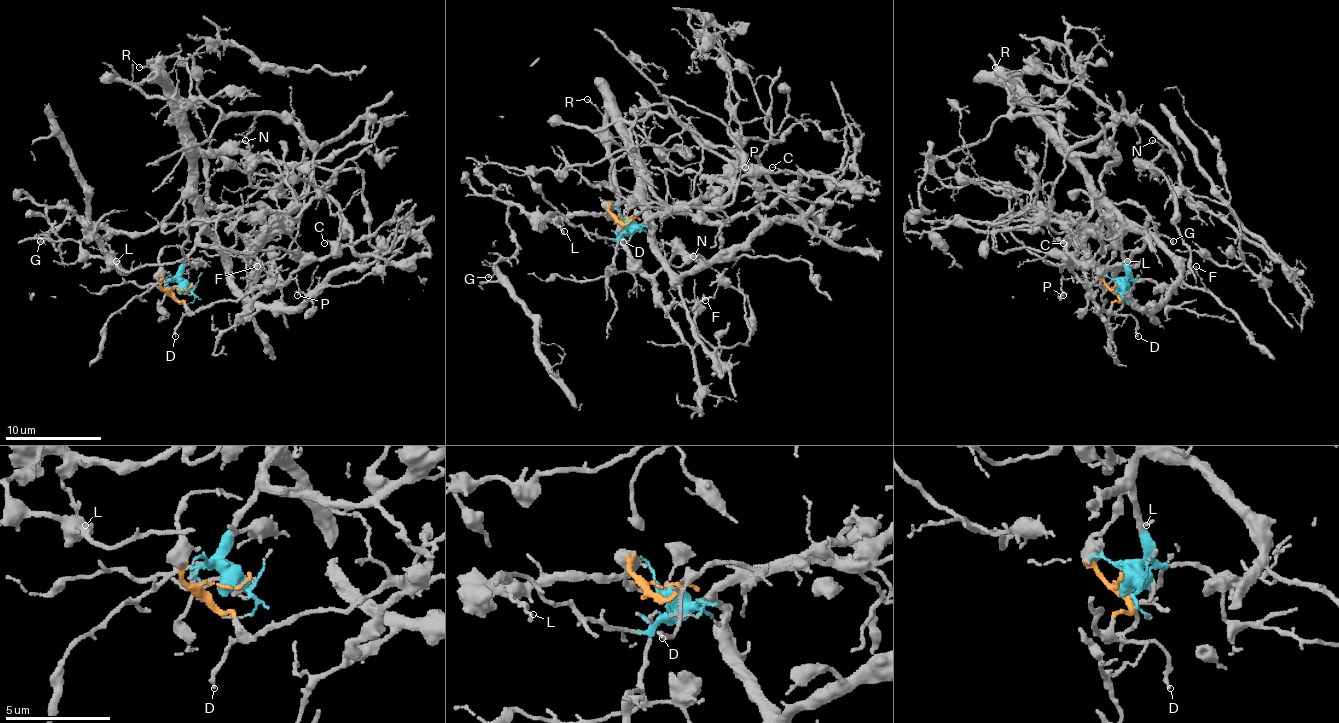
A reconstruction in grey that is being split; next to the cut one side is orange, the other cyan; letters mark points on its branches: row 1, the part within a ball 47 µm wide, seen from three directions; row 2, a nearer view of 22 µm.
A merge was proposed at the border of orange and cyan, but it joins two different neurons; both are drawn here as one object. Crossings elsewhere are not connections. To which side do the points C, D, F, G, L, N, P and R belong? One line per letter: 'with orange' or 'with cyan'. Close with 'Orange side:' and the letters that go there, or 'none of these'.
C: with orange
D: with orange
F: with cyan
G: with cyan
L: with cyan
N: with cyan
P: with orange
R: with cyan
Orange side: C, D, P

